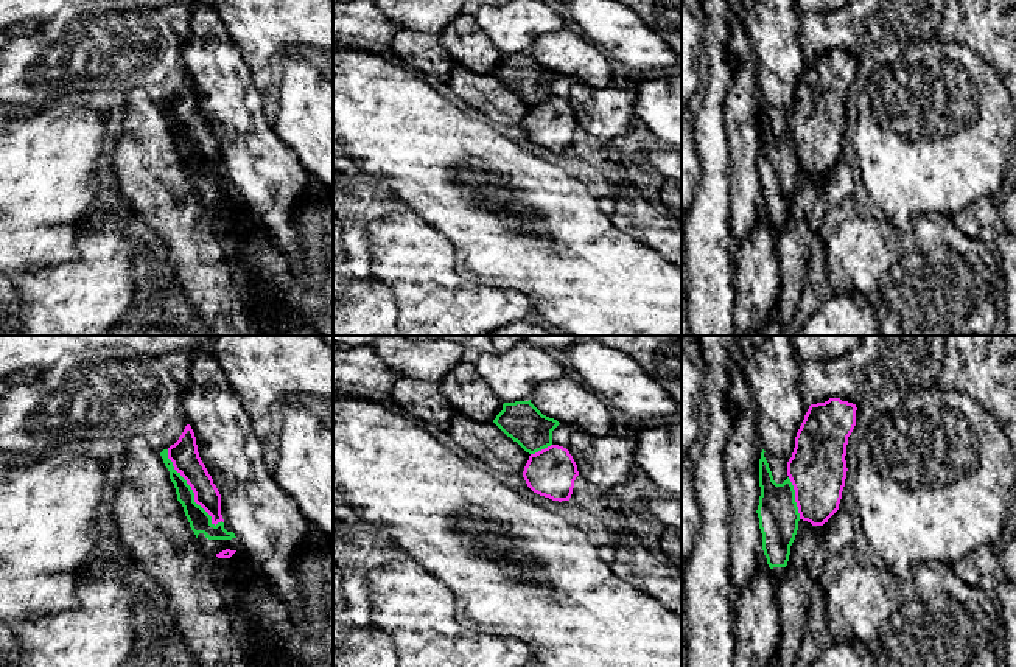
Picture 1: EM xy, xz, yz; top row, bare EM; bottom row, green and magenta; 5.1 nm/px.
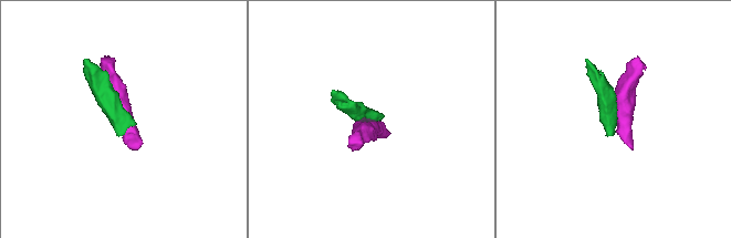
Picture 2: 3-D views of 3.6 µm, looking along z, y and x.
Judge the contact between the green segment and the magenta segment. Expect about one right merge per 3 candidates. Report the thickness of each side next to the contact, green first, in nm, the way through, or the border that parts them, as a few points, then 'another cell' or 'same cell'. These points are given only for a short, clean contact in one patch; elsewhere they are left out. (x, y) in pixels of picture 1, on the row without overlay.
110/150 nm | another cell

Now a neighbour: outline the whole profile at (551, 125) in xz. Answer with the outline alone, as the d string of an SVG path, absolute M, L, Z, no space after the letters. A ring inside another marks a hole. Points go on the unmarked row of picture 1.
M559 96L531 106L523 123L523 129L534 145L559 154L569 152L577 127L573 107Z

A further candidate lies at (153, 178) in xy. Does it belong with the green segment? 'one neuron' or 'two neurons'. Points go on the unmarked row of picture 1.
two neurons

